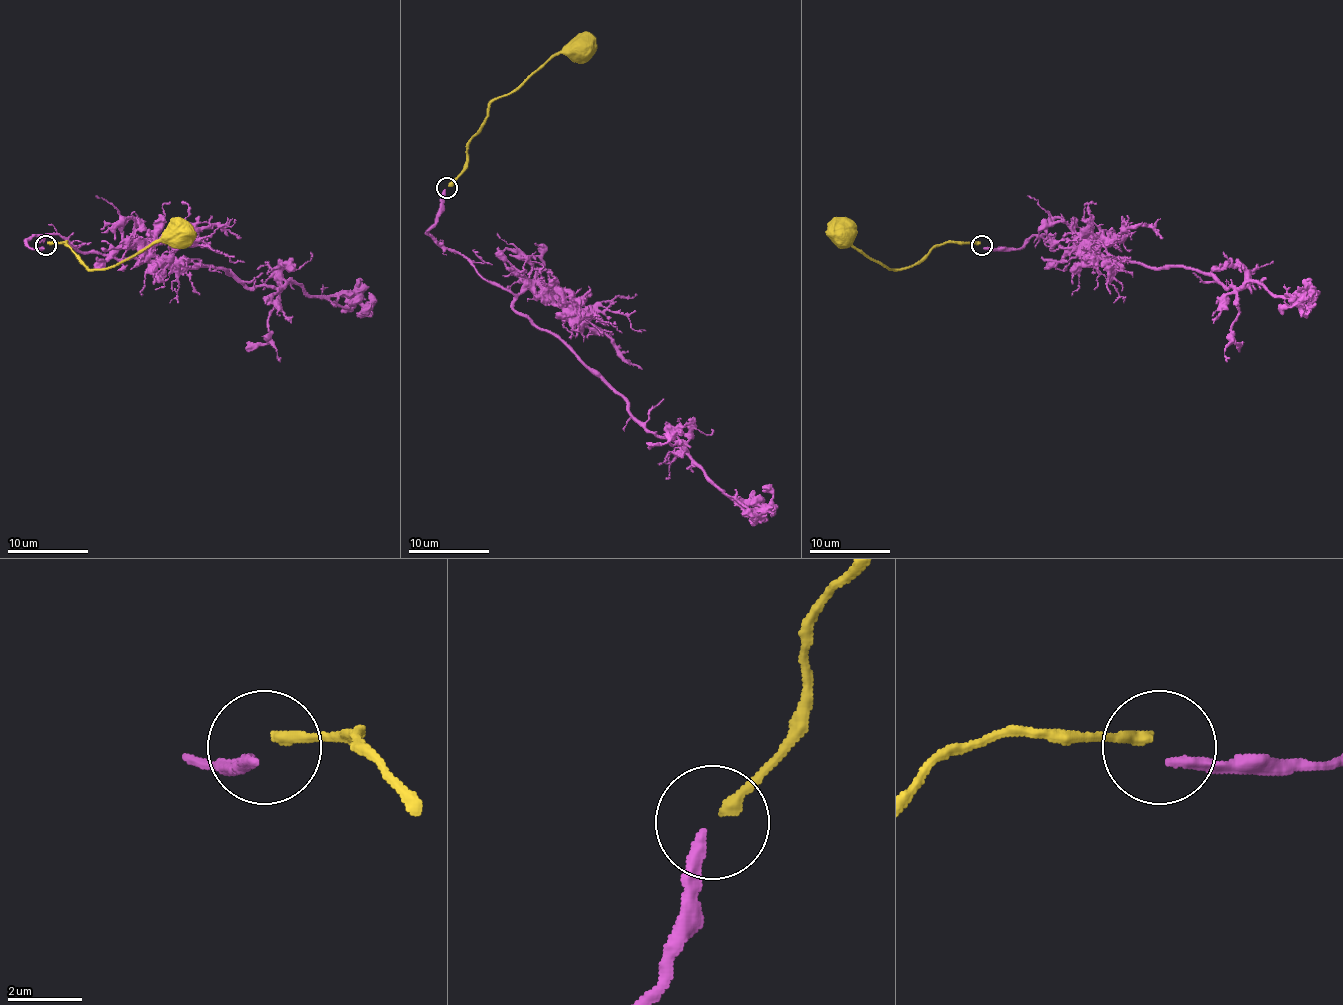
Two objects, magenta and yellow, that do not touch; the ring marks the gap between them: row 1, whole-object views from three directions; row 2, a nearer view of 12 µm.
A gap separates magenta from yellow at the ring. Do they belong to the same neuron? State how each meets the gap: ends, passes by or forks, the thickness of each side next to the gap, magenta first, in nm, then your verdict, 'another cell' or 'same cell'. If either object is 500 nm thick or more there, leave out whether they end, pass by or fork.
magenta ends there; yellow ends there; 300 nm thick on the magenta side, 320 nm on the other; another cell

